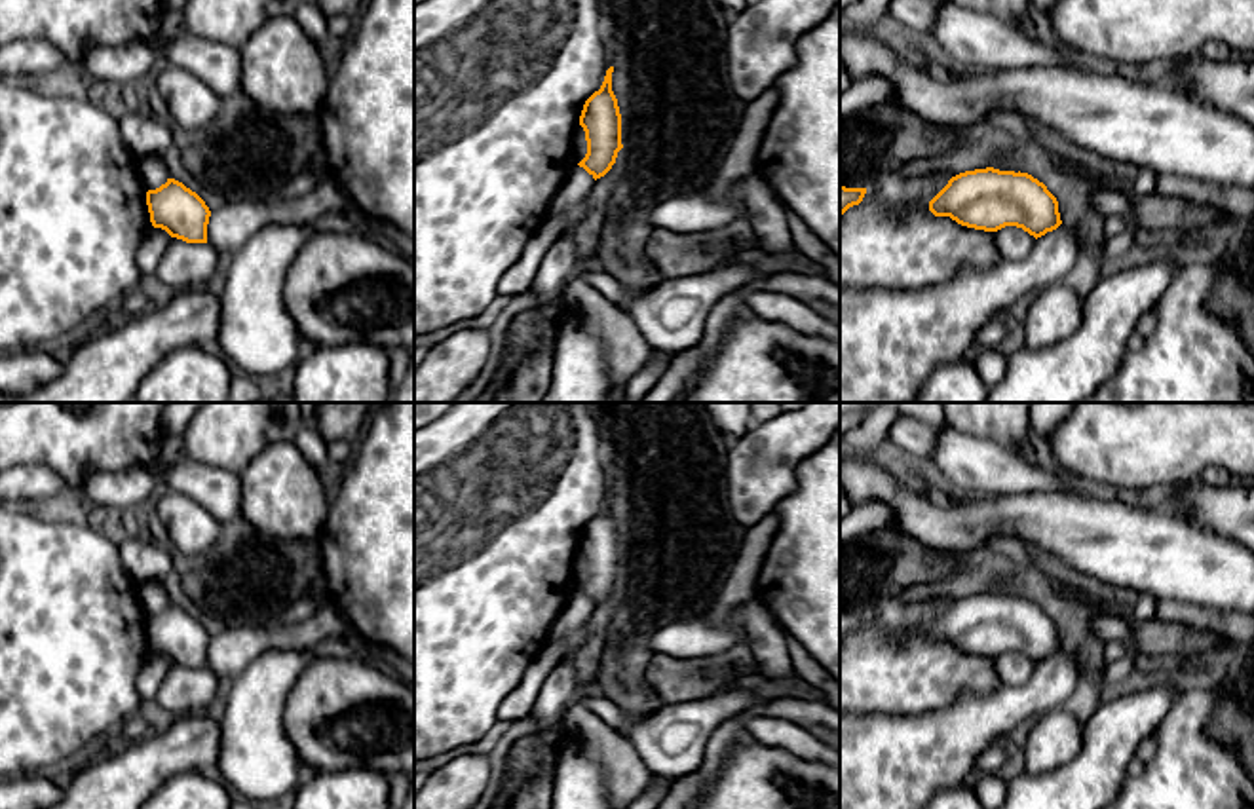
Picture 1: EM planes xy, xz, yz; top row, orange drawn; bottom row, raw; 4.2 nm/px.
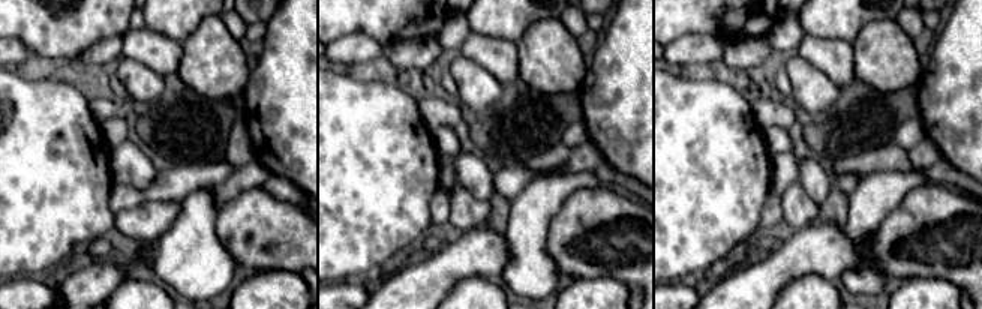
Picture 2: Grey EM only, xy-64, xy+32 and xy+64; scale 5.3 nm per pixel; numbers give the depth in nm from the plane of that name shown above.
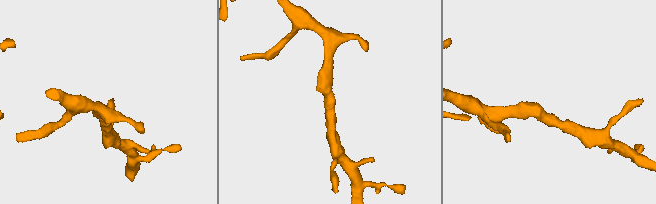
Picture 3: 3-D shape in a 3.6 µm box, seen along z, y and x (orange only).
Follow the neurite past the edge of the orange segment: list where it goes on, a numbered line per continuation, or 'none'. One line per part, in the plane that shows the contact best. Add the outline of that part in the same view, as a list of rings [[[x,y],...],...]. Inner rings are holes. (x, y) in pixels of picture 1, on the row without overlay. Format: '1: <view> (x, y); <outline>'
none

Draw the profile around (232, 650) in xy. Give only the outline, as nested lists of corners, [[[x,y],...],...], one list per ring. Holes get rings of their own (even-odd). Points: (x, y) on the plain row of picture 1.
[[[327,604],[310,619],[293,625],[238,625],[211,636],[207,668],[215,676],[236,678],[268,649],[306,649],[331,636],[342,636],[348,621],[338,606]]]

